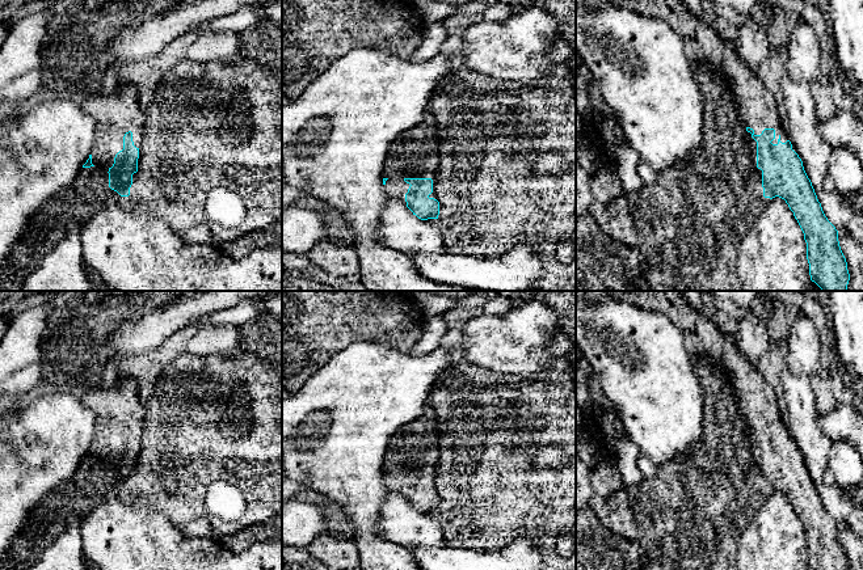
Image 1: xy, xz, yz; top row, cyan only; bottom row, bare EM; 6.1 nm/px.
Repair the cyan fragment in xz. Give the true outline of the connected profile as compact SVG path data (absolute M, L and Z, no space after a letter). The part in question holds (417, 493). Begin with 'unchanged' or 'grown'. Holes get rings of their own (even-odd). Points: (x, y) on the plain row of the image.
grown; M383 472L387 489L405 498L421 514L438 512L439 495L433 491L432 472Z

